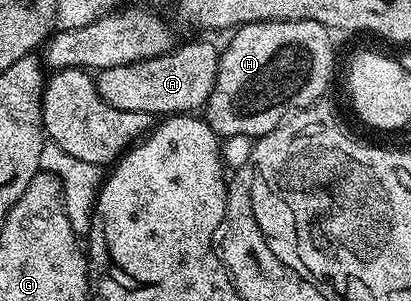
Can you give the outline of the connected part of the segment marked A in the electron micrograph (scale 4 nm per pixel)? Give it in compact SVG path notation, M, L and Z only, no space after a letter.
M192 40L189 44L173 47L172 51L164 52L160 56L154 58L146 58L145 60L139 60L138 62L130 62L126 66L110 66L109 68L99 69L95 73L94 83L98 94L106 103L114 110L126 110L127 112L141 112L142 114L150 114L154 118L167 118L177 114L196 114L201 111L207 105L210 94L214 90L214 82L218 78L218 62L220 61L220 52L218 48L215 48L208 40Z

